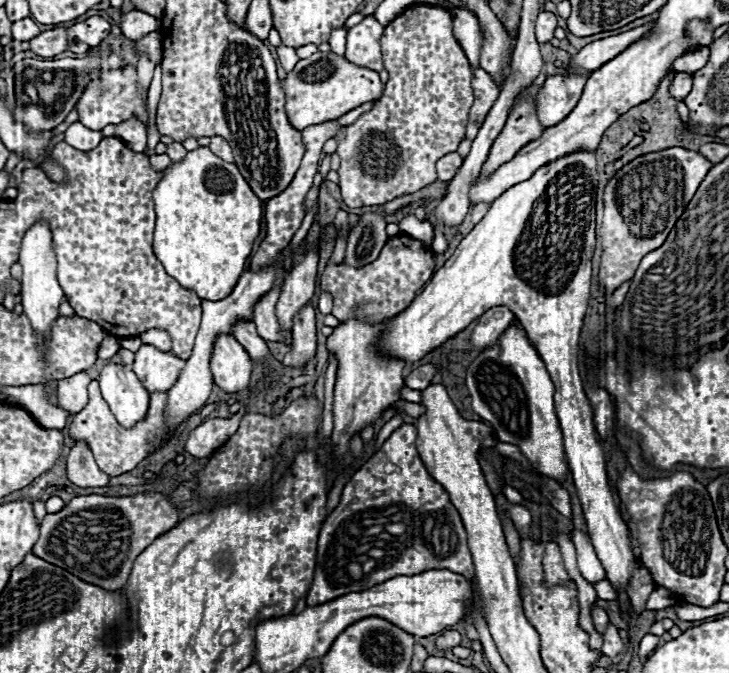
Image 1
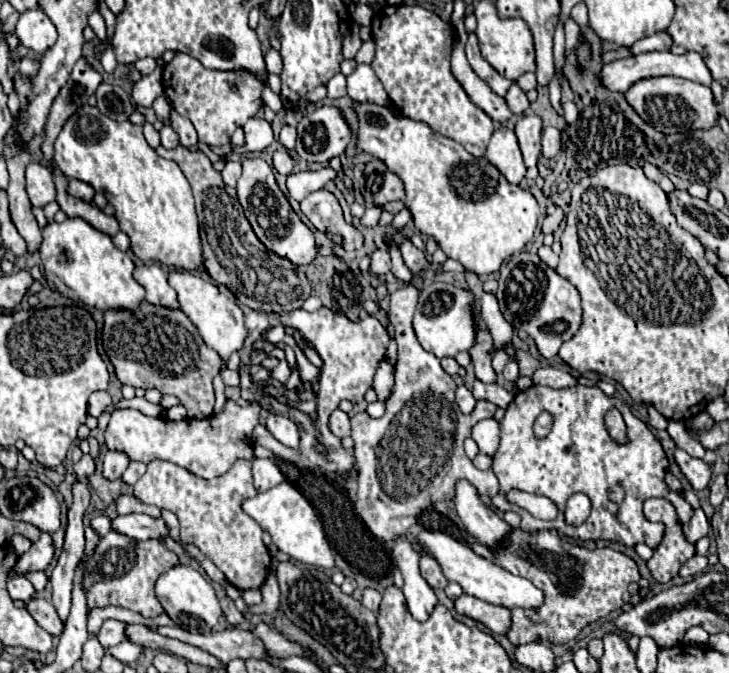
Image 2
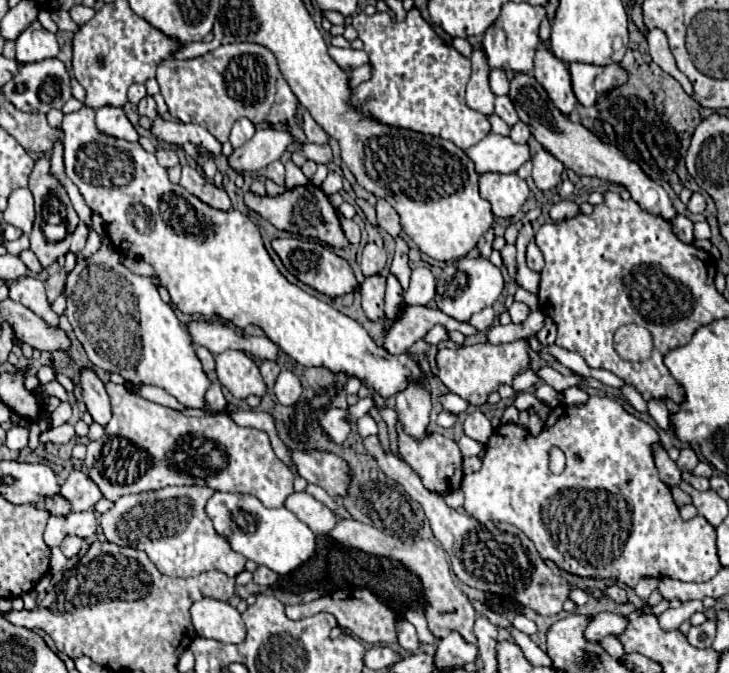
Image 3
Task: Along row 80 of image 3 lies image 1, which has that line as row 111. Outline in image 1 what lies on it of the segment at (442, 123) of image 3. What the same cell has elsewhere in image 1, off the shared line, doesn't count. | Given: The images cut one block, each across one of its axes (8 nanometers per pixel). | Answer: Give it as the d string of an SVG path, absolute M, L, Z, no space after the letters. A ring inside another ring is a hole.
M414 4L410 6L408 10L404 10L398 18L394 18L386 28L384 28L384 34L382 34L382 40L380 40L380 46L382 46L382 58L384 58L384 68L390 72L390 78L386 82L386 90L382 94L380 100L374 102L372 110L360 114L360 118L350 124L350 126L344 126L338 130L336 134L336 140L338 140L338 148L336 148L336 154L340 156L340 170L338 170L338 176L340 176L340 190L342 190L342 198L344 202L350 206L350 208L356 208L356 206L374 206L374 204L384 204L388 200L392 200L392 196L404 196L404 192L416 192L416 188L424 188L424 184L430 184L432 180L436 180L436 168L434 164L450 154L450 152L456 152L458 144L464 140L464 130L466 130L466 120L468 120L468 108L472 106L474 102L474 96L472 96L472 68L470 68L470 62L462 50L462 46L458 44L454 32L452 32L452 14L448 8L442 8L442 6L428 6L428 4Z

